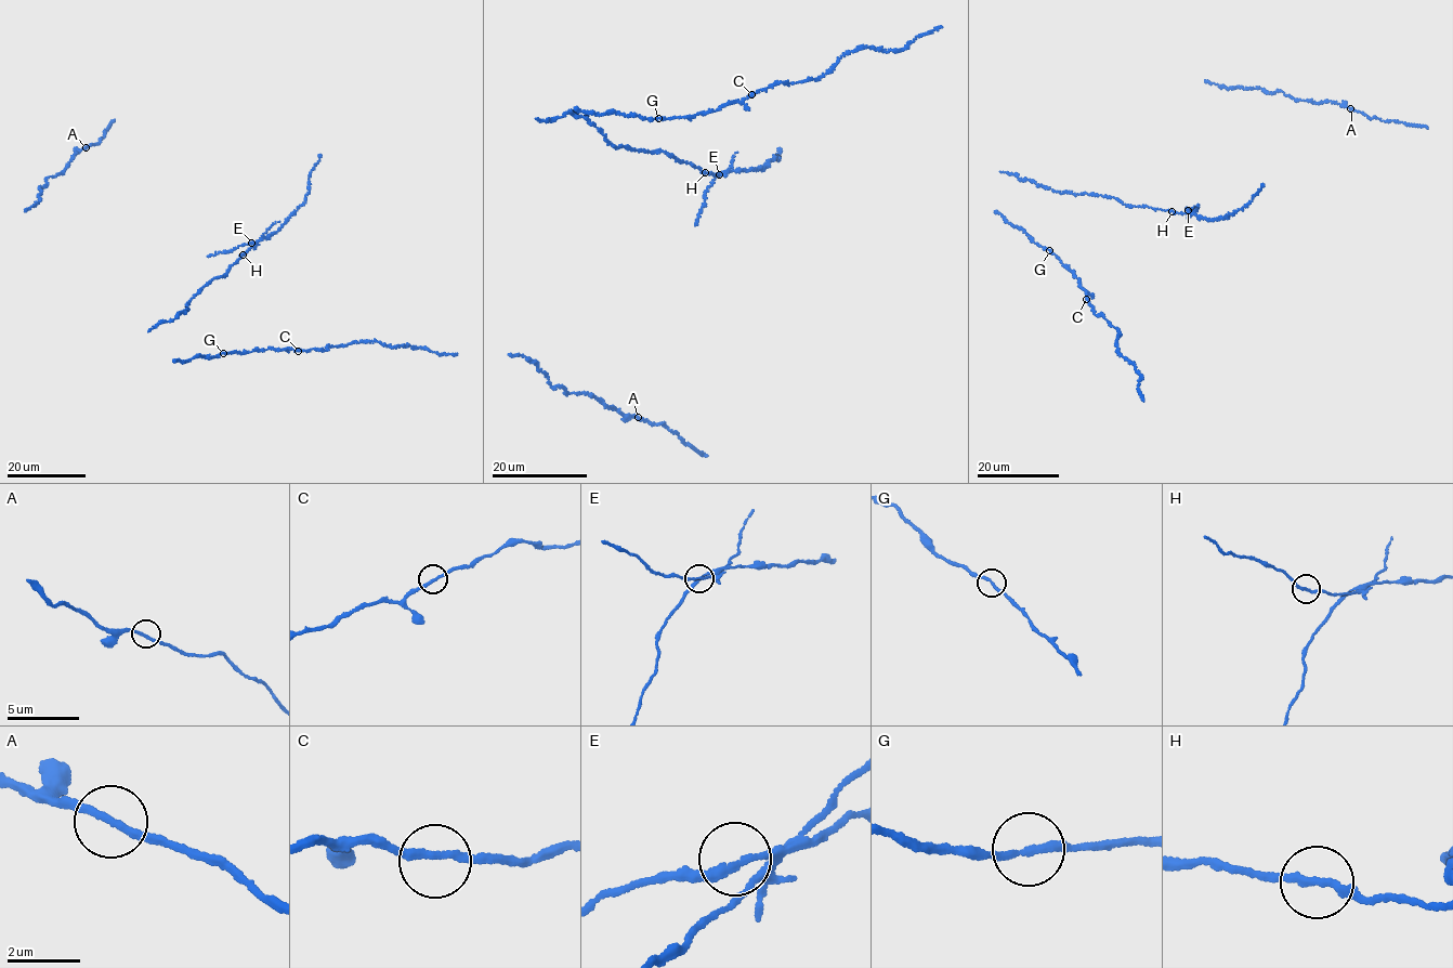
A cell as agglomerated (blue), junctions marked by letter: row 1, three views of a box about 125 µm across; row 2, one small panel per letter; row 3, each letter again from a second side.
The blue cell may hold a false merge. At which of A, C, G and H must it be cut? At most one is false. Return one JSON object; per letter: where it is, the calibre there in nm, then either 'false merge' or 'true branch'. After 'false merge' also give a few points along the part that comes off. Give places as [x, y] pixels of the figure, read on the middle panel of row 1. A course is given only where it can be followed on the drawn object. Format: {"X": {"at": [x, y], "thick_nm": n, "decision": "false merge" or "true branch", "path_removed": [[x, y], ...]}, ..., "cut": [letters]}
{"A": {"at": [638, 417], "thick_nm": 200, "decision": "true branch"}, "C": {"at": [751, 94], "thick_nm": 200, "decision": "true branch"}, "G": {"at": [658, 118], "thick_nm": 200, "decision": "true branch"}, "H": {"at": [705, 172], "thick_nm": 200, "decision": "false merge", "path_removed": [[706, 173], [762, 169], [774, 157], [777, 160], [780, 149]]}, "cut": ["H"]}

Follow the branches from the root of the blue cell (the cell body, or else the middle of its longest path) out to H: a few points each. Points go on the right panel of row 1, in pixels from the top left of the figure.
H: (1113, 197), (1128, 207), (1173, 211)

